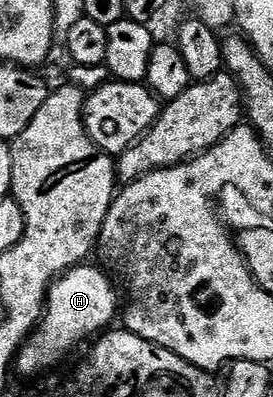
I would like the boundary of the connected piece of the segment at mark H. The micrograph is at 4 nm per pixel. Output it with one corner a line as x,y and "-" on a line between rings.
91,263
76,265
63,274
47,292
42,321
35,326
27,344
19,350
17,373
23,377
35,377
61,364
86,337
94,338
102,334
114,317
116,320
121,305
120,298
119,301
115,298
110,280
112,278
102,268
94,269

